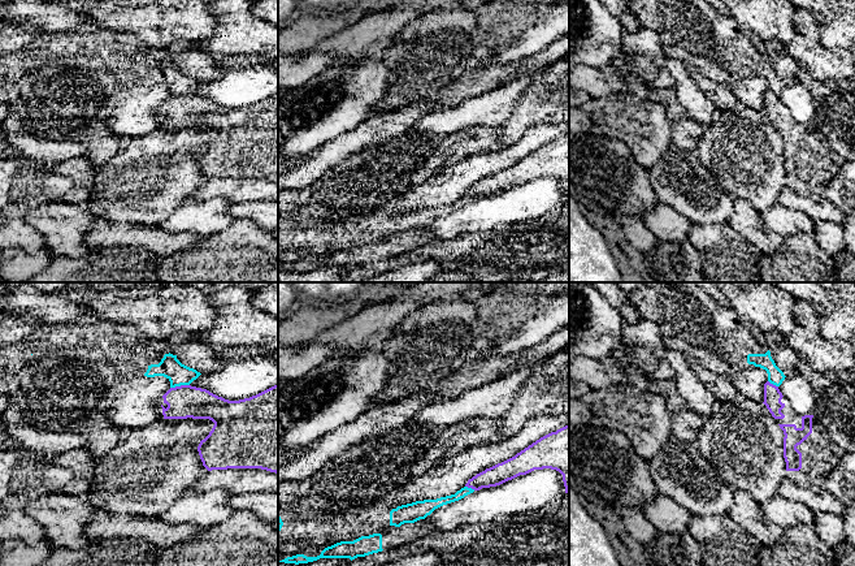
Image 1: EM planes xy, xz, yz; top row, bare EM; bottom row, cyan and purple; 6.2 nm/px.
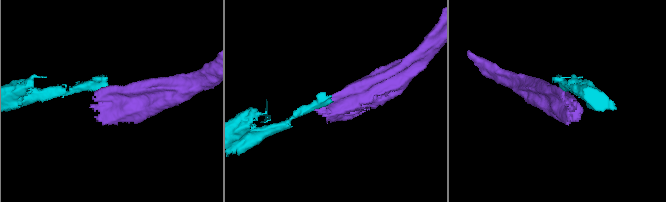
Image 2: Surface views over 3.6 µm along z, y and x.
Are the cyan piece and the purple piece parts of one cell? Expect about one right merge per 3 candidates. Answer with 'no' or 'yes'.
no

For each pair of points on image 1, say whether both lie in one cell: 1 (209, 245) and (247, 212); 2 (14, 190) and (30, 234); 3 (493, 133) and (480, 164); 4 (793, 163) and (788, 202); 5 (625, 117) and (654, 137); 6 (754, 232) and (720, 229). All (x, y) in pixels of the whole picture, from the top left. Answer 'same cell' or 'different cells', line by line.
1: different cells
2: same cell
3: different cells
4: different cells
5: same cell
6: different cells

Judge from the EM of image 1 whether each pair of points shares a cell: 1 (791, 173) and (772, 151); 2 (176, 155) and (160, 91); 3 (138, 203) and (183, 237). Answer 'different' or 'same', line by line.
1: different
2: different
3: different

